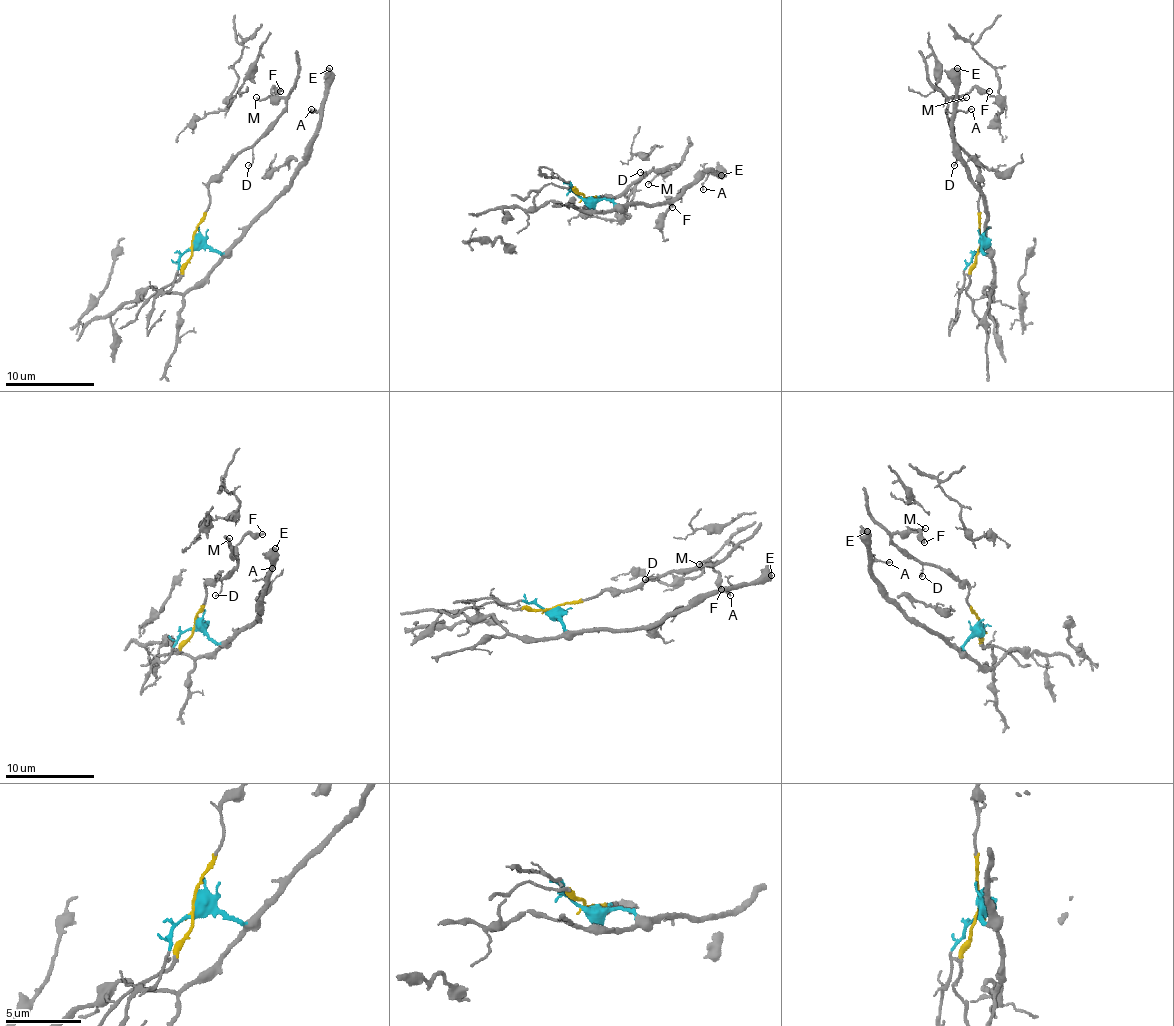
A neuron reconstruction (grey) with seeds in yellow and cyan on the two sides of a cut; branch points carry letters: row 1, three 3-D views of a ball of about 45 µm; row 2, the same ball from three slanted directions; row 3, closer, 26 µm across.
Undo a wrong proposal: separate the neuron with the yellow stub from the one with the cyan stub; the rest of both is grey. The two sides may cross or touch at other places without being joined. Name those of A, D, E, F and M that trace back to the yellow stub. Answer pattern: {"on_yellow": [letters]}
{"on_yellow": ["D", "F", "M"]}

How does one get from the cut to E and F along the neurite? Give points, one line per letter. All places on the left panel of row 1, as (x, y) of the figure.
E: (192, 244), (207, 244), (223, 253), (290, 184), (319, 124), (325, 72), (330, 68)
F: (192, 244), (196, 224), (210, 202), (207, 186), (283, 110), (285, 101), (272, 95), (274, 88), (281, 90)

